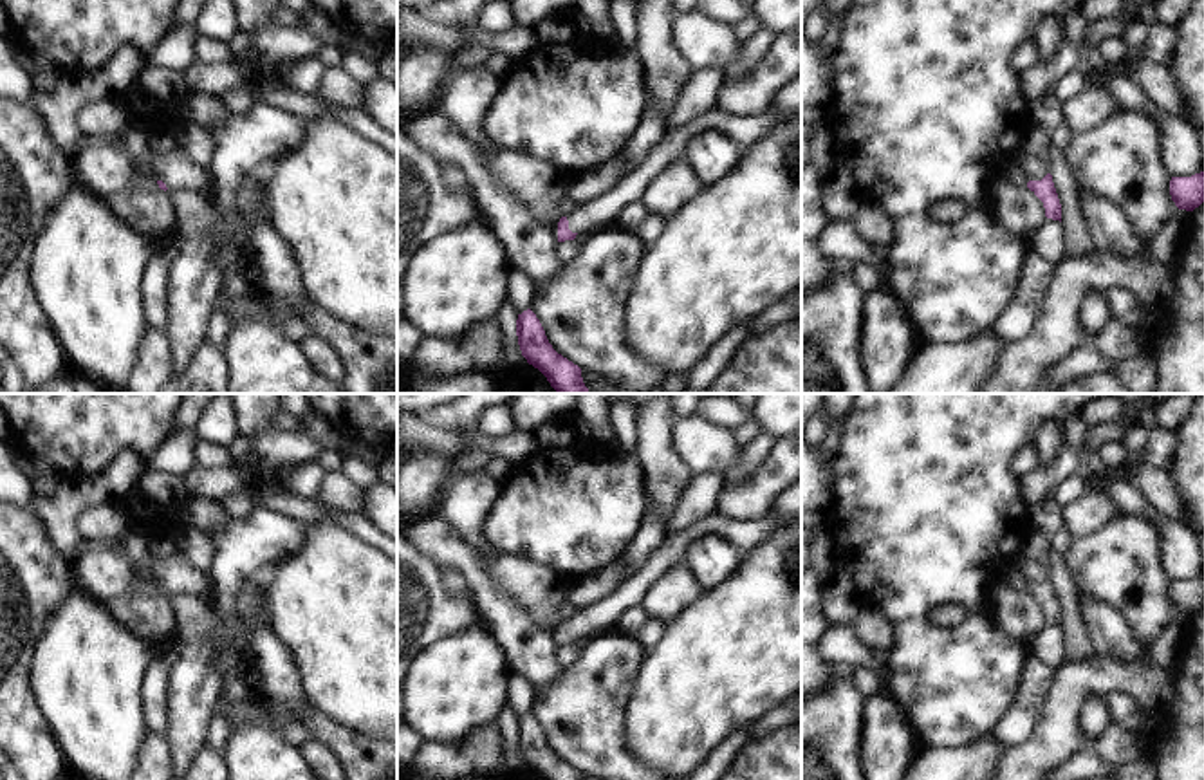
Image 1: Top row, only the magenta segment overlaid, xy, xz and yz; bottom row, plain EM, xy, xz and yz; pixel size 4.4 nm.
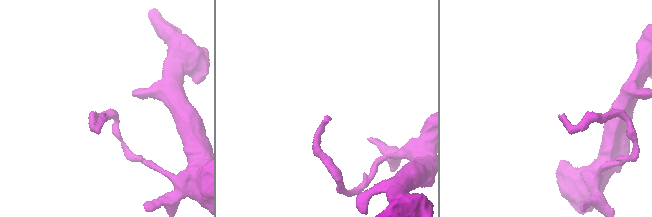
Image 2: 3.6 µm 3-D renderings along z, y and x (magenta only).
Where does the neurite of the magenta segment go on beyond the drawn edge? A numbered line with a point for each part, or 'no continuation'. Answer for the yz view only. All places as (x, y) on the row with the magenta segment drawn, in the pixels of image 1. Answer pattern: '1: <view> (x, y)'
1: yz (1035, 170)

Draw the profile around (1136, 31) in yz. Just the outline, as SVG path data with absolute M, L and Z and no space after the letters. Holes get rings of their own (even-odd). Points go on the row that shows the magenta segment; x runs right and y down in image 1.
M1137 18L1126 22L1123 40L1130 47L1128 60L1141 58L1141 45L1146 38L1146 32L1148 32L1148 27L1143 22L1139 22Z

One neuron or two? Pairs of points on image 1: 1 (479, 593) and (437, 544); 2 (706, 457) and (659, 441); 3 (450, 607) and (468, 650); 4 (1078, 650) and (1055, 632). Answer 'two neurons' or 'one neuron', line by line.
1: one neuron
2: two neurons
3: two neurons
4: two neurons

